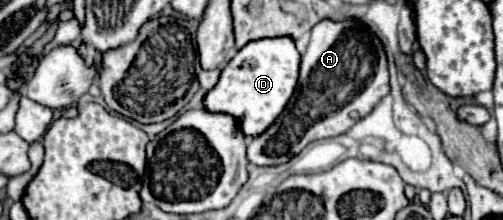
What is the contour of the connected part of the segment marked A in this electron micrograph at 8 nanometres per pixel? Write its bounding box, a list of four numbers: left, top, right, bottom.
[248,18,390,166]

